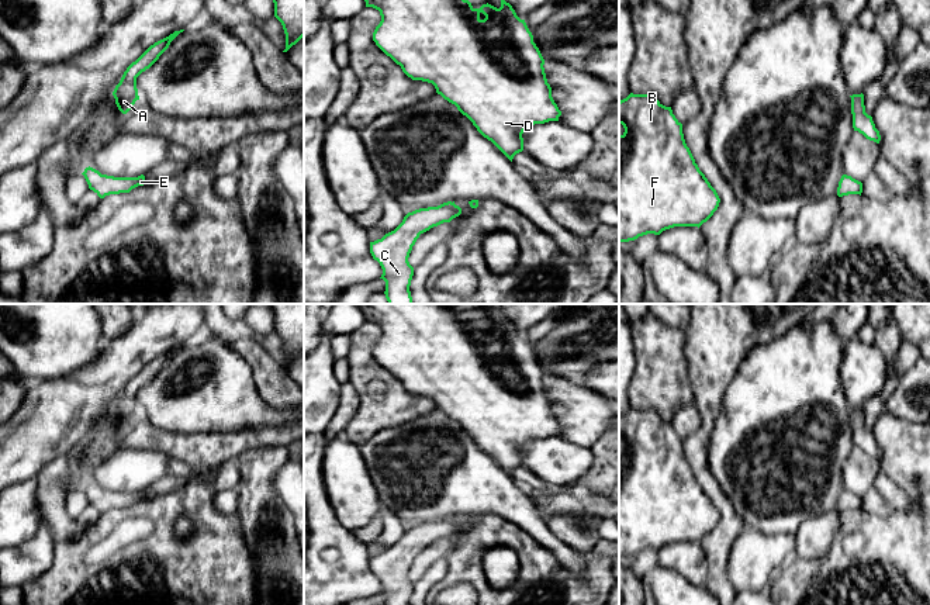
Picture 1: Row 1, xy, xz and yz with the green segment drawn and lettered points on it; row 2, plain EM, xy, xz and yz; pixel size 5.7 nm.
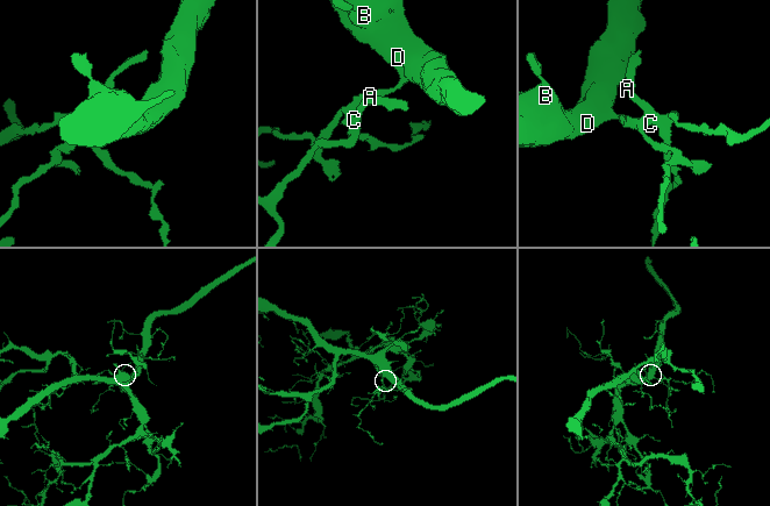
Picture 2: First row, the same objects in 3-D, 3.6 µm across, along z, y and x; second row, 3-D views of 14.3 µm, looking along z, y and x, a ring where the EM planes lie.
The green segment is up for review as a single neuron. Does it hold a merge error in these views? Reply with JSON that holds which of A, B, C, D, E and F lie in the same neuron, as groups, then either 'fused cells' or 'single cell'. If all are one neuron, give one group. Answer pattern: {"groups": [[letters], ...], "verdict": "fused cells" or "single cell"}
{"groups": [["A", "B", "C", "D", "E", "F"]], "verdict": "single cell"}

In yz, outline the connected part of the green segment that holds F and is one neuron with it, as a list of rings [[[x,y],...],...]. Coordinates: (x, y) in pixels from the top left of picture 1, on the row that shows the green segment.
[[[633,94],[619,101],[619,124],[625,132],[619,135],[619,242],[635,241],[674,227],[701,227],[718,210],[720,198],[685,144],[682,124],[671,107],[663,106],[653,94]]]

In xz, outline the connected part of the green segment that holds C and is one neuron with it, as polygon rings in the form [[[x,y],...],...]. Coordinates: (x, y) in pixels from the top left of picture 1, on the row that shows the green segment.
[[[454,201],[419,208],[408,212],[394,231],[370,242],[370,253],[383,269],[380,279],[386,281],[384,294],[388,304],[412,304],[409,286],[414,267],[408,257],[419,235],[443,222],[450,222],[460,214],[461,208]]]

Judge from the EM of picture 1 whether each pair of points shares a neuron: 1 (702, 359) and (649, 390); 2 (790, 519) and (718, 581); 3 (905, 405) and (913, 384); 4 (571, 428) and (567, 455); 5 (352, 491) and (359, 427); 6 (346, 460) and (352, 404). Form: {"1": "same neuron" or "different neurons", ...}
{"1": "different neurons", "2": "different neurons", "3": "same neuron", "4": "different neurons", "5": "different neurons", "6": "different neurons"}

